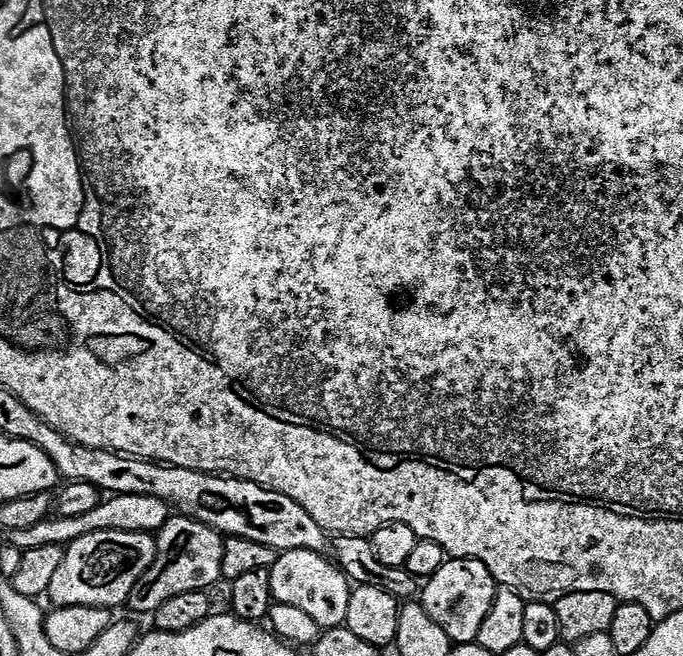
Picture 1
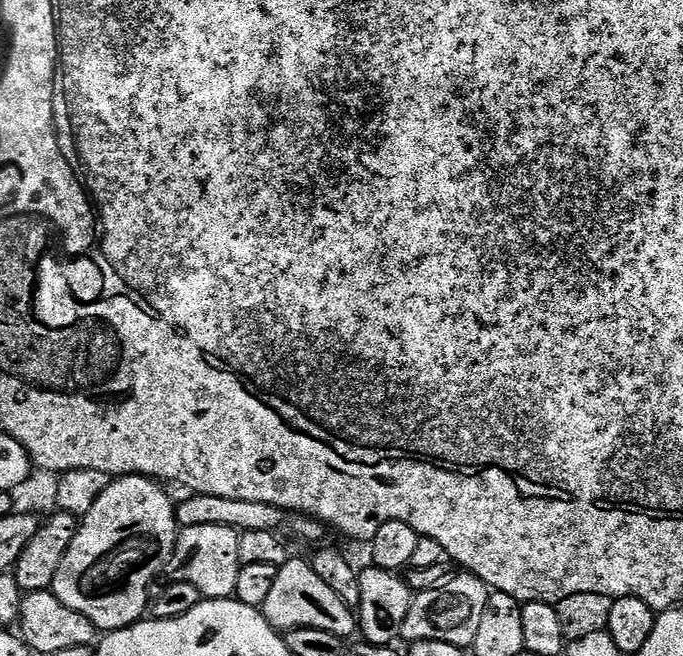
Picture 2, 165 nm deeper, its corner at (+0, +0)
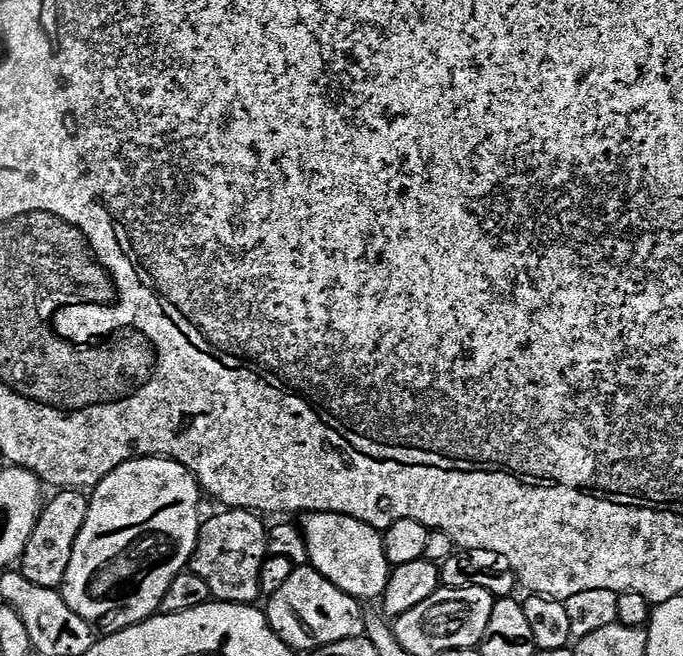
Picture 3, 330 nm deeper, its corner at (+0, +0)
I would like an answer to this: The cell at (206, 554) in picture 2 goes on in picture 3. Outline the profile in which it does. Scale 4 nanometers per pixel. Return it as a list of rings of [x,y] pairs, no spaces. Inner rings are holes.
[[[229,508],[201,523],[190,570],[206,582],[213,601],[255,605],[261,599],[260,575],[269,554],[268,528],[260,520],[255,512]]]

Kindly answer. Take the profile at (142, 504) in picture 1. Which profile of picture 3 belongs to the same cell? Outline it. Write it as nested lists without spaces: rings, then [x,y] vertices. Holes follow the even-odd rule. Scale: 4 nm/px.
[[[309,512],[303,520],[302,531],[308,551],[308,564],[316,568],[322,578],[334,582],[338,590],[350,594],[355,600],[379,601],[393,570],[393,565],[386,558],[381,529],[366,522],[358,522],[358,518],[333,512]]]

